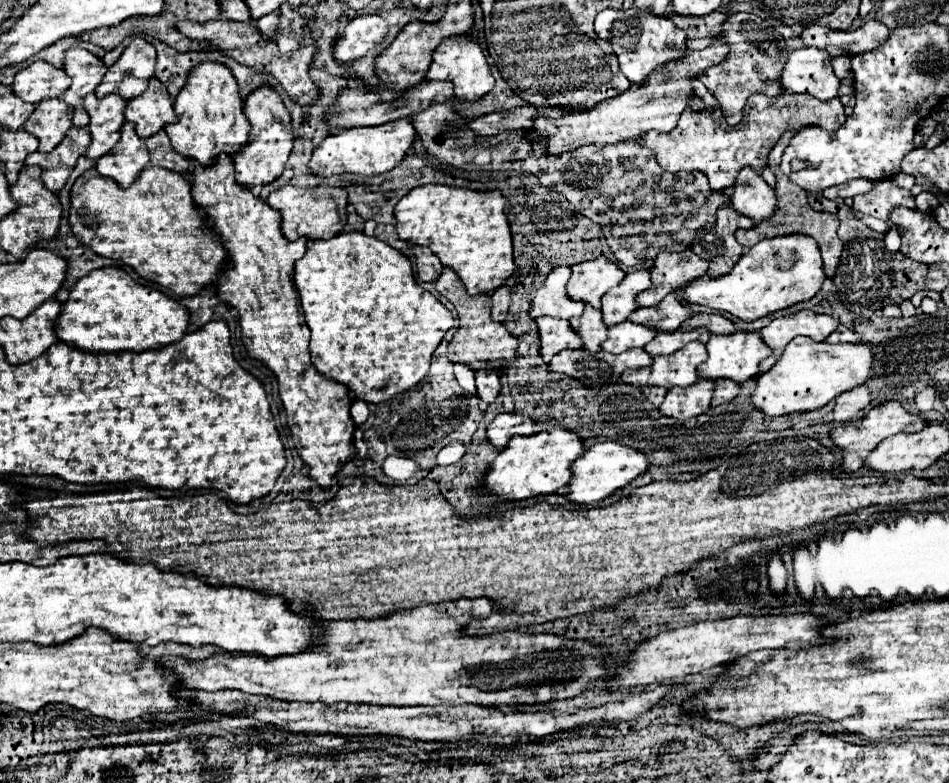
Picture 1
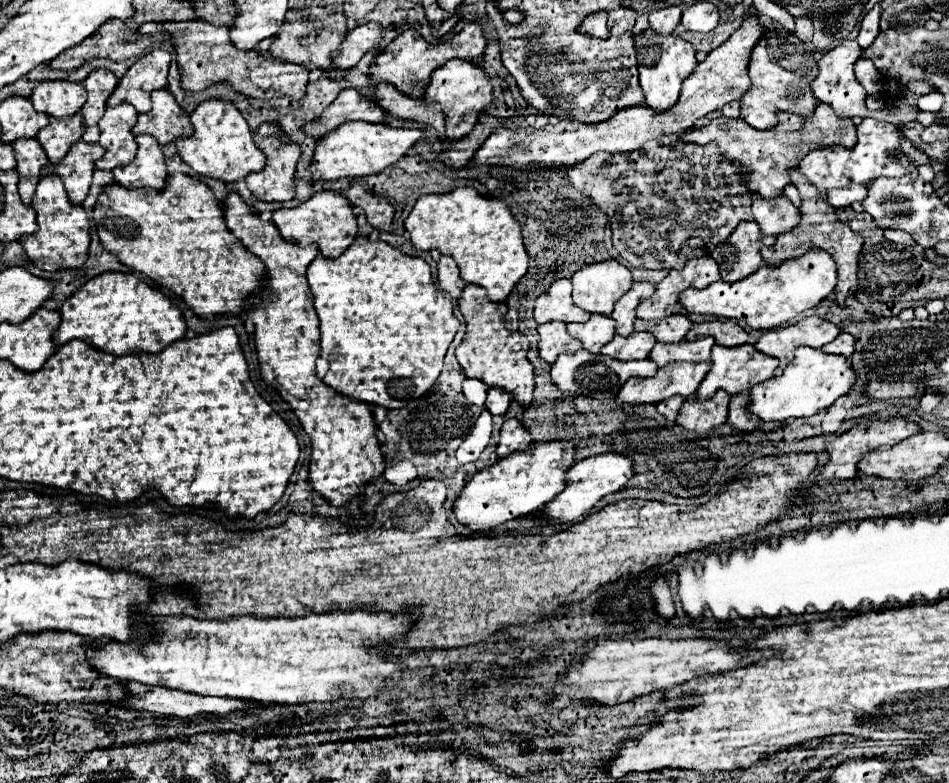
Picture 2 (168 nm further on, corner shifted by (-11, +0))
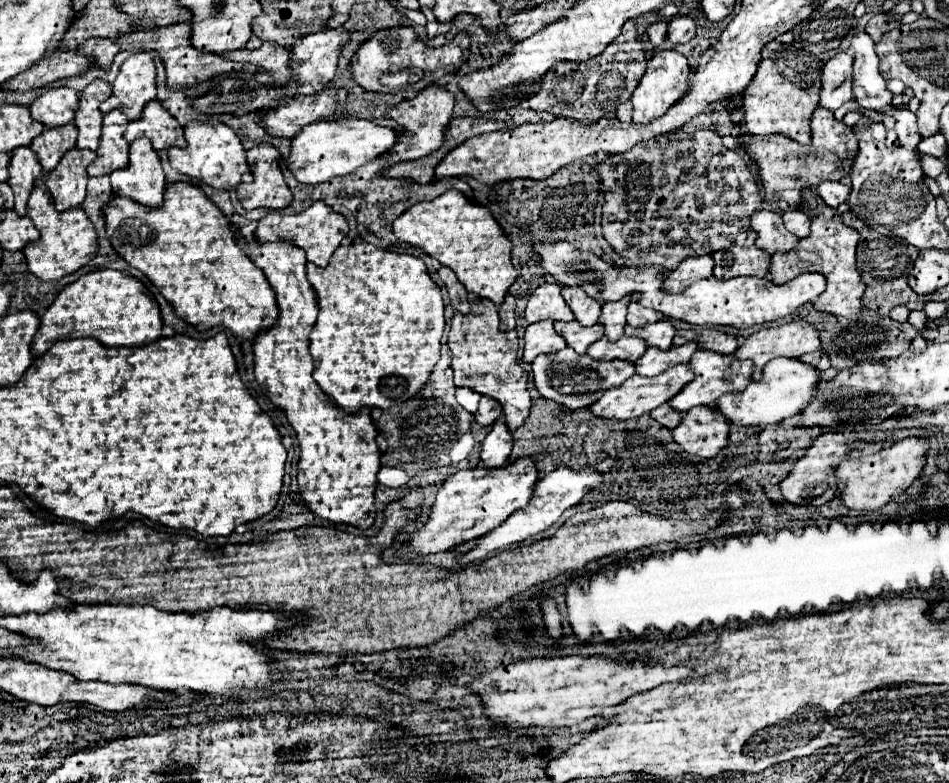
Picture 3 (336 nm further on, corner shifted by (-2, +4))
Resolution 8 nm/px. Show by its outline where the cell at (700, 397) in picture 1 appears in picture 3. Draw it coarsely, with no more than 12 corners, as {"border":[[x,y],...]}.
{"border":[[690,408],[672,436],[686,452],[714,458],[728,444],[716,408]]}

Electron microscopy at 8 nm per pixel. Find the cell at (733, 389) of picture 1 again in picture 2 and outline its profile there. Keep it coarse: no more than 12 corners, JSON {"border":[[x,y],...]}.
{"border":[[747,394],[731,398],[729,424],[735,432],[755,432],[761,424],[747,414]]}

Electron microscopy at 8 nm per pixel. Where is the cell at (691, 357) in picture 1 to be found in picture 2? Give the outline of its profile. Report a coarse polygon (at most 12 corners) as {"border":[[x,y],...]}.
{"border":[[677,362],[653,378],[629,378],[617,404],[687,398],[709,362]]}

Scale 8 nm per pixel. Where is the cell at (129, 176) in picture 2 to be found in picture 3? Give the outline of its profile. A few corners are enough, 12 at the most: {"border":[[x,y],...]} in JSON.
{"border":[[148,138],[110,174],[116,196],[160,206],[166,178]]}

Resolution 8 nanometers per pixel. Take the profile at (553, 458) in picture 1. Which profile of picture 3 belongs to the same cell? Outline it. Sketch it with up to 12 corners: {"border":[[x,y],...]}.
{"border":[[534,458],[456,472],[402,558],[484,536],[530,502]]}

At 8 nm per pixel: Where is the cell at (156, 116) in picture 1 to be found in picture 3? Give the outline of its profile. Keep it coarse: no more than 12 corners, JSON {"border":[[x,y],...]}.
{"border":[[158,100],[128,122],[128,142],[146,136],[154,150],[186,146],[182,126]]}

